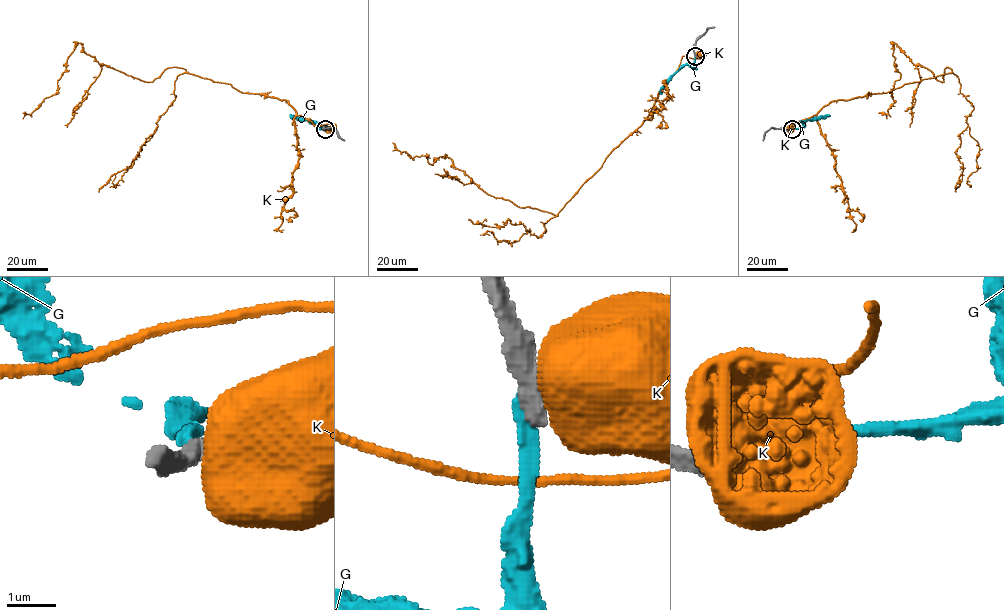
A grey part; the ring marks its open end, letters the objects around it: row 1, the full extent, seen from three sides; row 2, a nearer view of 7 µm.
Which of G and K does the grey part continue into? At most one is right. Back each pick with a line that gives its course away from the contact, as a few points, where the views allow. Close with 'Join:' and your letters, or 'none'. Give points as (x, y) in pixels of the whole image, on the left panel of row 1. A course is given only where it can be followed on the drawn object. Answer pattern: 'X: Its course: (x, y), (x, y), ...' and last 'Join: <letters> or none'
Join: none

